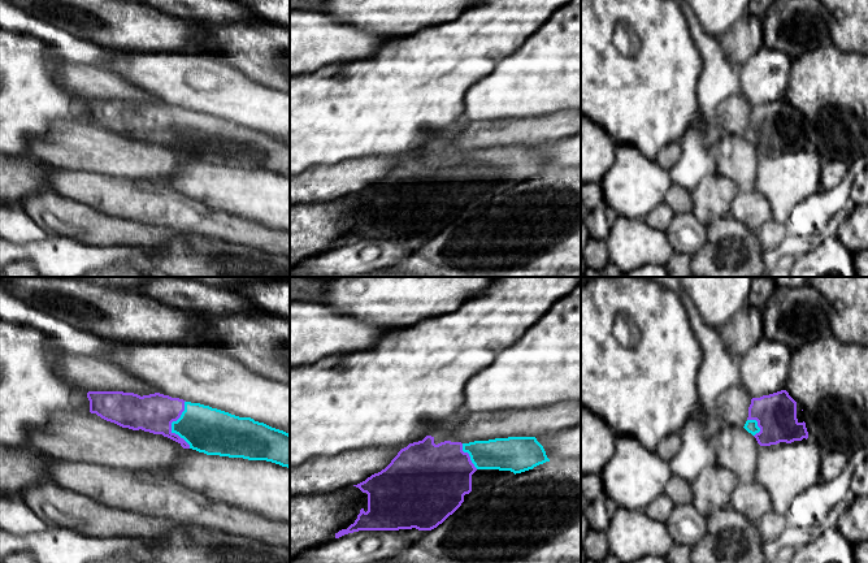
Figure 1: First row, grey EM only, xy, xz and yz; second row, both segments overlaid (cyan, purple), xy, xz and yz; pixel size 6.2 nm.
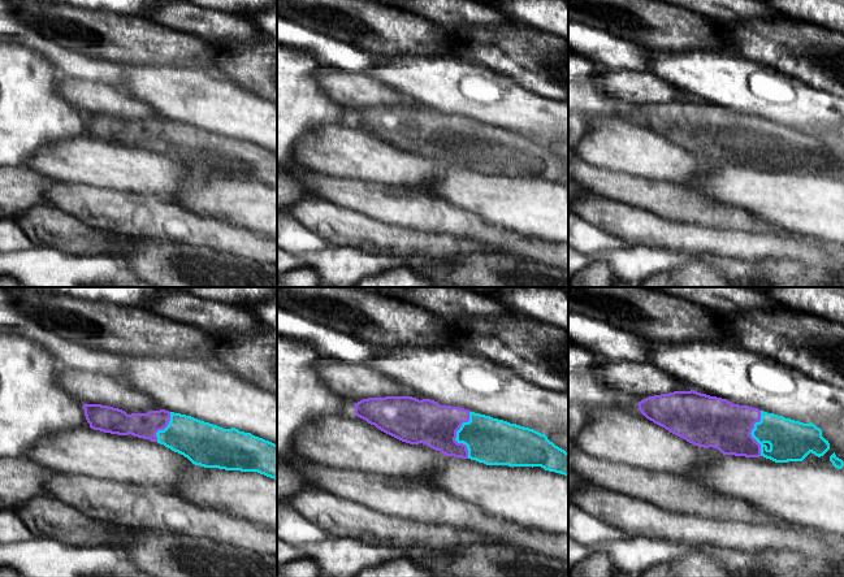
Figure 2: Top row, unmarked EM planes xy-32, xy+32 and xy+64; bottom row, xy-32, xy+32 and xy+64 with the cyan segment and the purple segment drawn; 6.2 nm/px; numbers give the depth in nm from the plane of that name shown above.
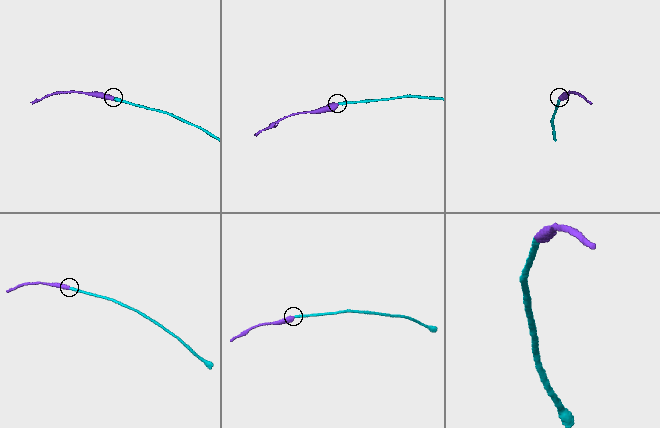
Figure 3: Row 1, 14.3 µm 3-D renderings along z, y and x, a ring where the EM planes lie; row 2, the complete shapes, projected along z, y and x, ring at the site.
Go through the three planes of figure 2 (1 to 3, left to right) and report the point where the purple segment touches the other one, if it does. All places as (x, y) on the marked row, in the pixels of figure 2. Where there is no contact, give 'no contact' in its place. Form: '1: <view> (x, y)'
1: xy-32 (165, 428)
2: xy+32 (457, 435)
3: xy+64 (751, 433)

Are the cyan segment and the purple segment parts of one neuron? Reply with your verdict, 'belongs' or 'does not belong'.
belongs

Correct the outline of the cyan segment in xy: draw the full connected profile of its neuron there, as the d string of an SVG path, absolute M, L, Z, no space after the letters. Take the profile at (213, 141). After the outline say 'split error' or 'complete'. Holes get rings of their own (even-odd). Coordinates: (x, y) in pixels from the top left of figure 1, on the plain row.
M88 100L90 121L122 137L162 143L183 157L207 164L266 169L290 177L290 143L251 126L239 126L200 112L160 101L138 104L123 100Z; split error

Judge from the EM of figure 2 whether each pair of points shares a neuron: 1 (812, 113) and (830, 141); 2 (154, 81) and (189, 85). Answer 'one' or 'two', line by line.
1: two
2: one

